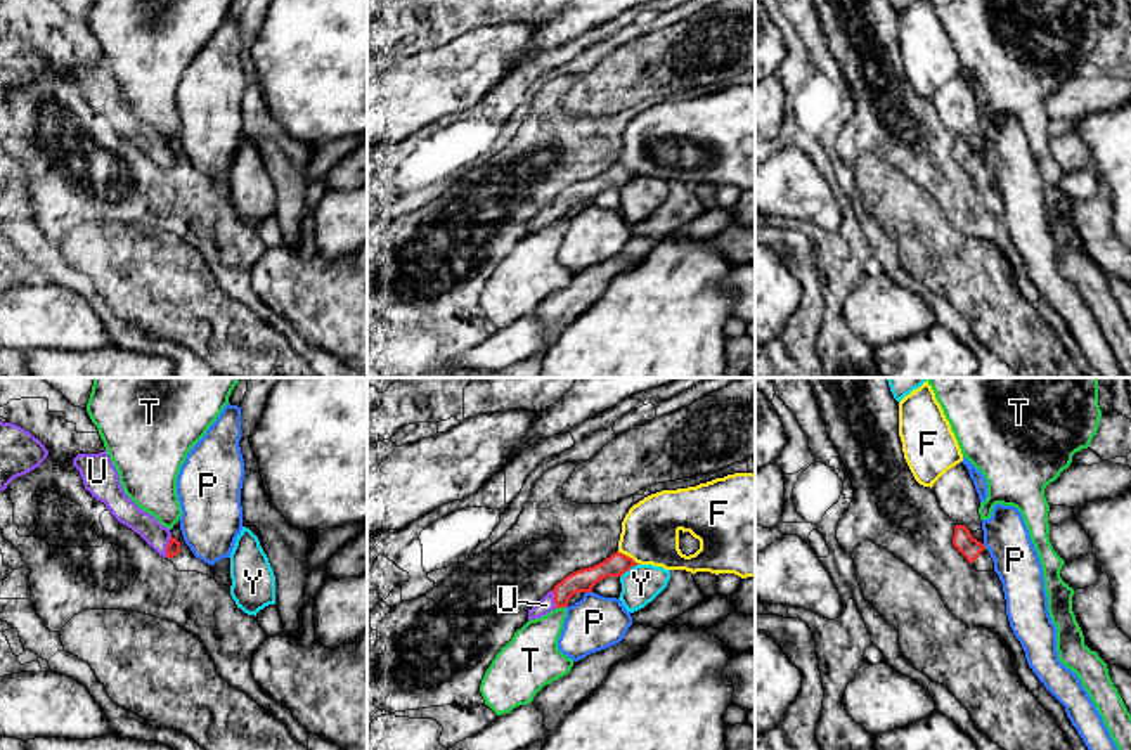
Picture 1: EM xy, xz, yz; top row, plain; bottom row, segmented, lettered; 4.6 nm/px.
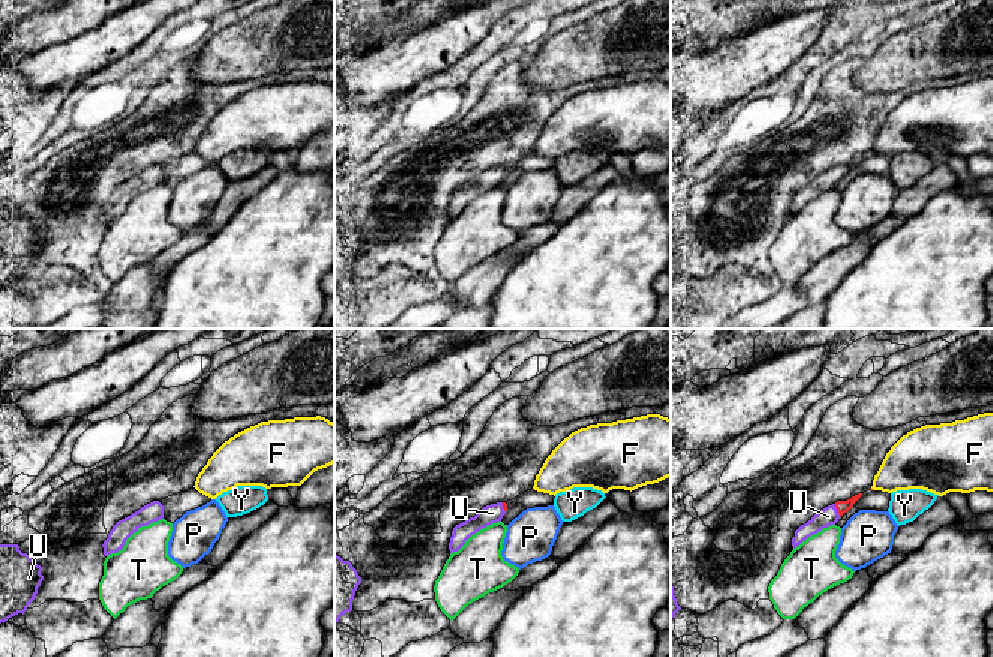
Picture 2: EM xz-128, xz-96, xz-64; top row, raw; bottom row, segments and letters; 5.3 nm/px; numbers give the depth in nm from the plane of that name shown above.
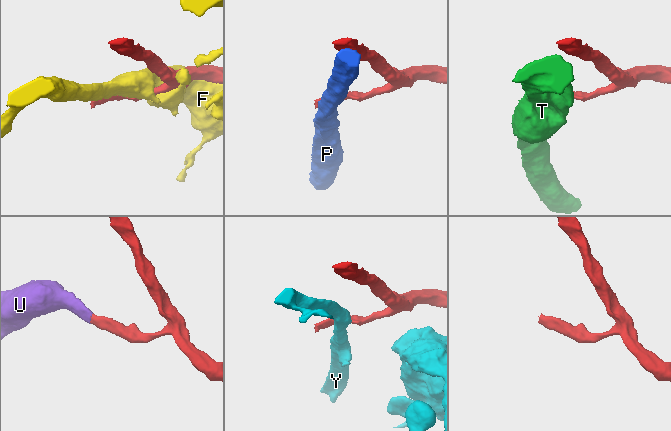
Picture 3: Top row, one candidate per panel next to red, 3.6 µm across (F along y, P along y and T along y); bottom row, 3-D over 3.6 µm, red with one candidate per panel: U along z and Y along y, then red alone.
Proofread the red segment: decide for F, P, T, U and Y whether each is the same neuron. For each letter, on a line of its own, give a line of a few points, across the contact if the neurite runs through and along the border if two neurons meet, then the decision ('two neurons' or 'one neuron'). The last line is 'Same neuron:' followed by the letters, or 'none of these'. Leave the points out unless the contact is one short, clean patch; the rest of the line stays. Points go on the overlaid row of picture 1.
F: two neurons
P: two neurons
T: line xz (565, 607), (556, 608); two neurons
U: line xy (174, 546), (167, 546), (144, 523), (125, 511); one neuron
Y: line xz (638, 563), (620, 577); two neurons
Same neuron: U

